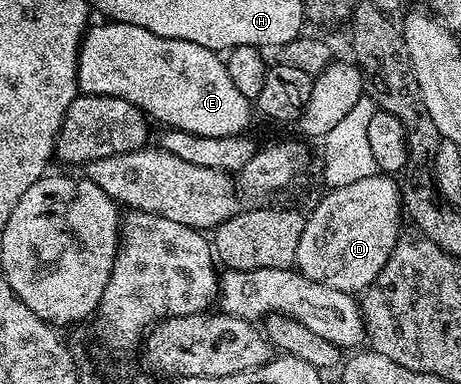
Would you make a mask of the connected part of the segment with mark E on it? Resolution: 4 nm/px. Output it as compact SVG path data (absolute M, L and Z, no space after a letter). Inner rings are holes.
M116 22L101 23L105 24L94 23L81 37L77 87L84 95L123 98L140 108L146 117L154 121L157 119L166 129L219 139L224 136L240 136L246 131L249 119L255 116L254 109L251 107L251 101L243 98L239 90L235 90L231 78L227 75L225 61L218 53L195 42L151 34L151 30L143 30L143 26Z

